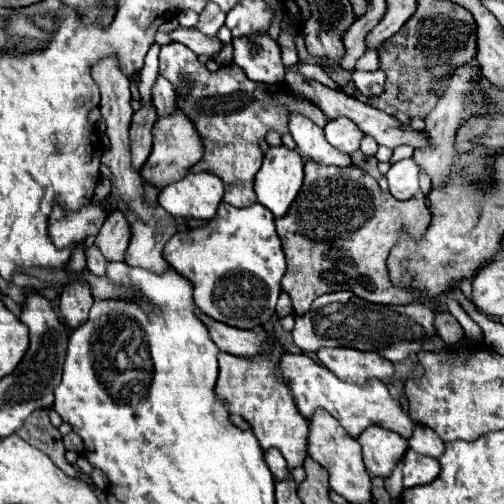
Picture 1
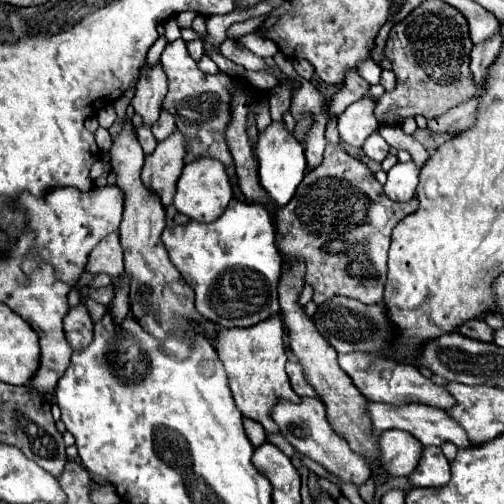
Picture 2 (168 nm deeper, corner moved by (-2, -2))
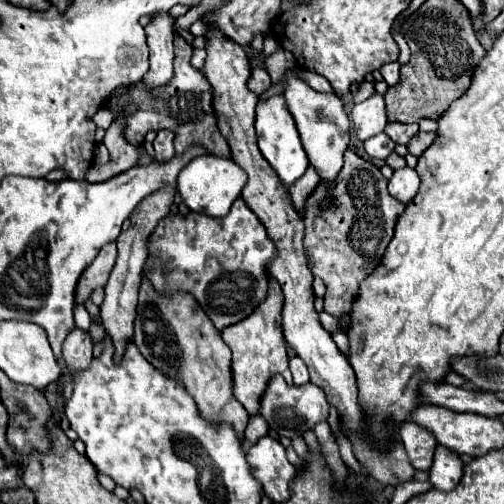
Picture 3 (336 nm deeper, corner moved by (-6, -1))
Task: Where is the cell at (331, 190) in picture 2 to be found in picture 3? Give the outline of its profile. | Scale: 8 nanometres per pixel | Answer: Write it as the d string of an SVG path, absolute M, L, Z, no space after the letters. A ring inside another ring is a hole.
M350 149L344 155L344 167L336 181L332 185L320 183L310 195L304 211L304 249L312 275L326 283L326 313L334 315L336 319L342 319L342 315L350 313L350 303L356 297L360 281L372 273L382 259L394 235L396 219L404 207L404 203L396 201L388 193L386 179L380 169Z

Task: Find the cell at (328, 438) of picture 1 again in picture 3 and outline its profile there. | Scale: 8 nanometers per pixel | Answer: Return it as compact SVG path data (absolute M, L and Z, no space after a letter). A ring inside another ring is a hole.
M274 375L268 381L264 395L260 397L260 409L262 409L260 415L266 419L270 429L274 429L282 437L294 437L294 435L298 435L298 431L314 429L314 425L318 421L328 419L330 405L326 401L324 391L320 387L316 387L314 383L306 383L302 387L296 387L296 385L288 385L282 375Z

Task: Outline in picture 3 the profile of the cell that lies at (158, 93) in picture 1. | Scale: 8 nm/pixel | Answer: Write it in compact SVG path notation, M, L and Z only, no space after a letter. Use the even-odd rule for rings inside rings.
M168 129L158 131L158 137L154 139L154 159L156 161L170 161L174 155L174 145L172 145L174 133L170 133Z

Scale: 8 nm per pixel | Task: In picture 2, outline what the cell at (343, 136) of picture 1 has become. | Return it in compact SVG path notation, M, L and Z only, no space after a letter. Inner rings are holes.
M362 98L350 104L344 114L338 116L338 134L342 142L360 148L364 140L378 128L378 120L372 114L374 100Z

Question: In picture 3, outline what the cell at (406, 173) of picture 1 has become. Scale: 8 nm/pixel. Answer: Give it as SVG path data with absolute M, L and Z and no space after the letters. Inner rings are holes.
M402 167L402 169L396 169L392 179L388 181L388 191L394 199L408 203L418 193L418 185L420 185L418 173L410 167Z

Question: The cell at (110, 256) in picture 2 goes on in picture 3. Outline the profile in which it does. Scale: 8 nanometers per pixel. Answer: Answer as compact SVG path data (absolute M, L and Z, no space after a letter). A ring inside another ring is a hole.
M112 241L106 247L102 247L92 265L86 267L86 271L80 275L80 281L76 285L76 303L84 303L96 287L106 285L114 261L116 261L116 243Z

